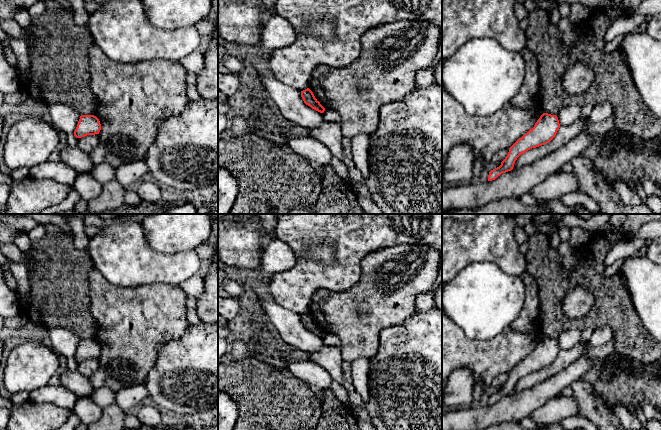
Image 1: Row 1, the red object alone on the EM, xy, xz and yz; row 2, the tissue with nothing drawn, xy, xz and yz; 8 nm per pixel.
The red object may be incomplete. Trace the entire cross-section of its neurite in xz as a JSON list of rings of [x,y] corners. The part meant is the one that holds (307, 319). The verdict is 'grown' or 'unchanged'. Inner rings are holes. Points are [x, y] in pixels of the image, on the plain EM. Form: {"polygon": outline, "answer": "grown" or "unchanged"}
{"polygon": [[[309,312],[301,315],[301,321],[302,321],[304,327],[306,329],[310,330],[312,333],[314,333],[320,337],[323,337],[325,335],[325,332],[315,322],[313,316]]], "answer": "unchanged"}

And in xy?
{"polygon": [[[81,339],[77,351],[74,355],[76,362],[82,362],[87,359],[99,358],[101,348],[99,343],[94,339]]], "answer": "unchanged"}

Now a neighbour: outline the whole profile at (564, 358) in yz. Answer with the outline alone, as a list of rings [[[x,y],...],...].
[[[580,342],[570,349],[560,350],[555,361],[548,367],[532,372],[525,377],[521,378],[515,385],[513,394],[519,394],[524,390],[528,390],[535,385],[551,378],[561,370],[565,369],[571,363],[575,362],[579,357],[587,355],[585,343]]]

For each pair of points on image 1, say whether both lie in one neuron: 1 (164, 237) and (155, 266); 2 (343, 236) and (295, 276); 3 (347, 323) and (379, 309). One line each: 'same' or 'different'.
1: different
2: same
3: same

